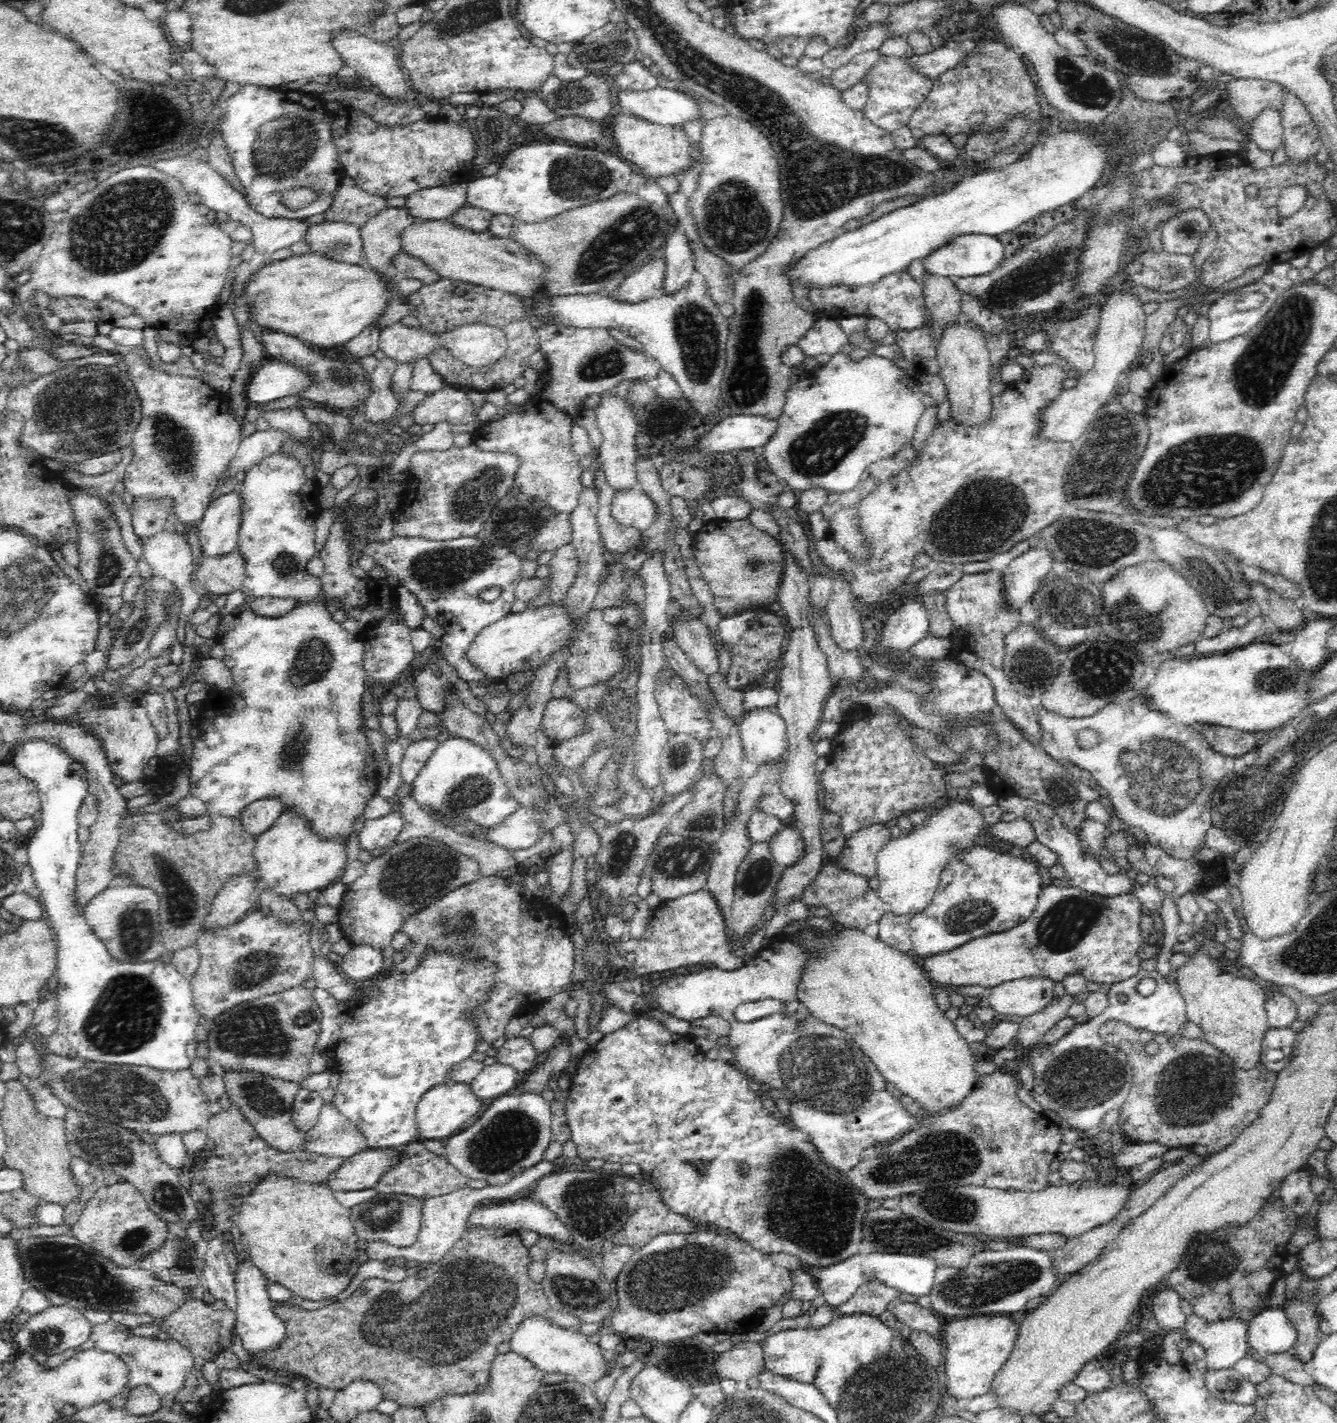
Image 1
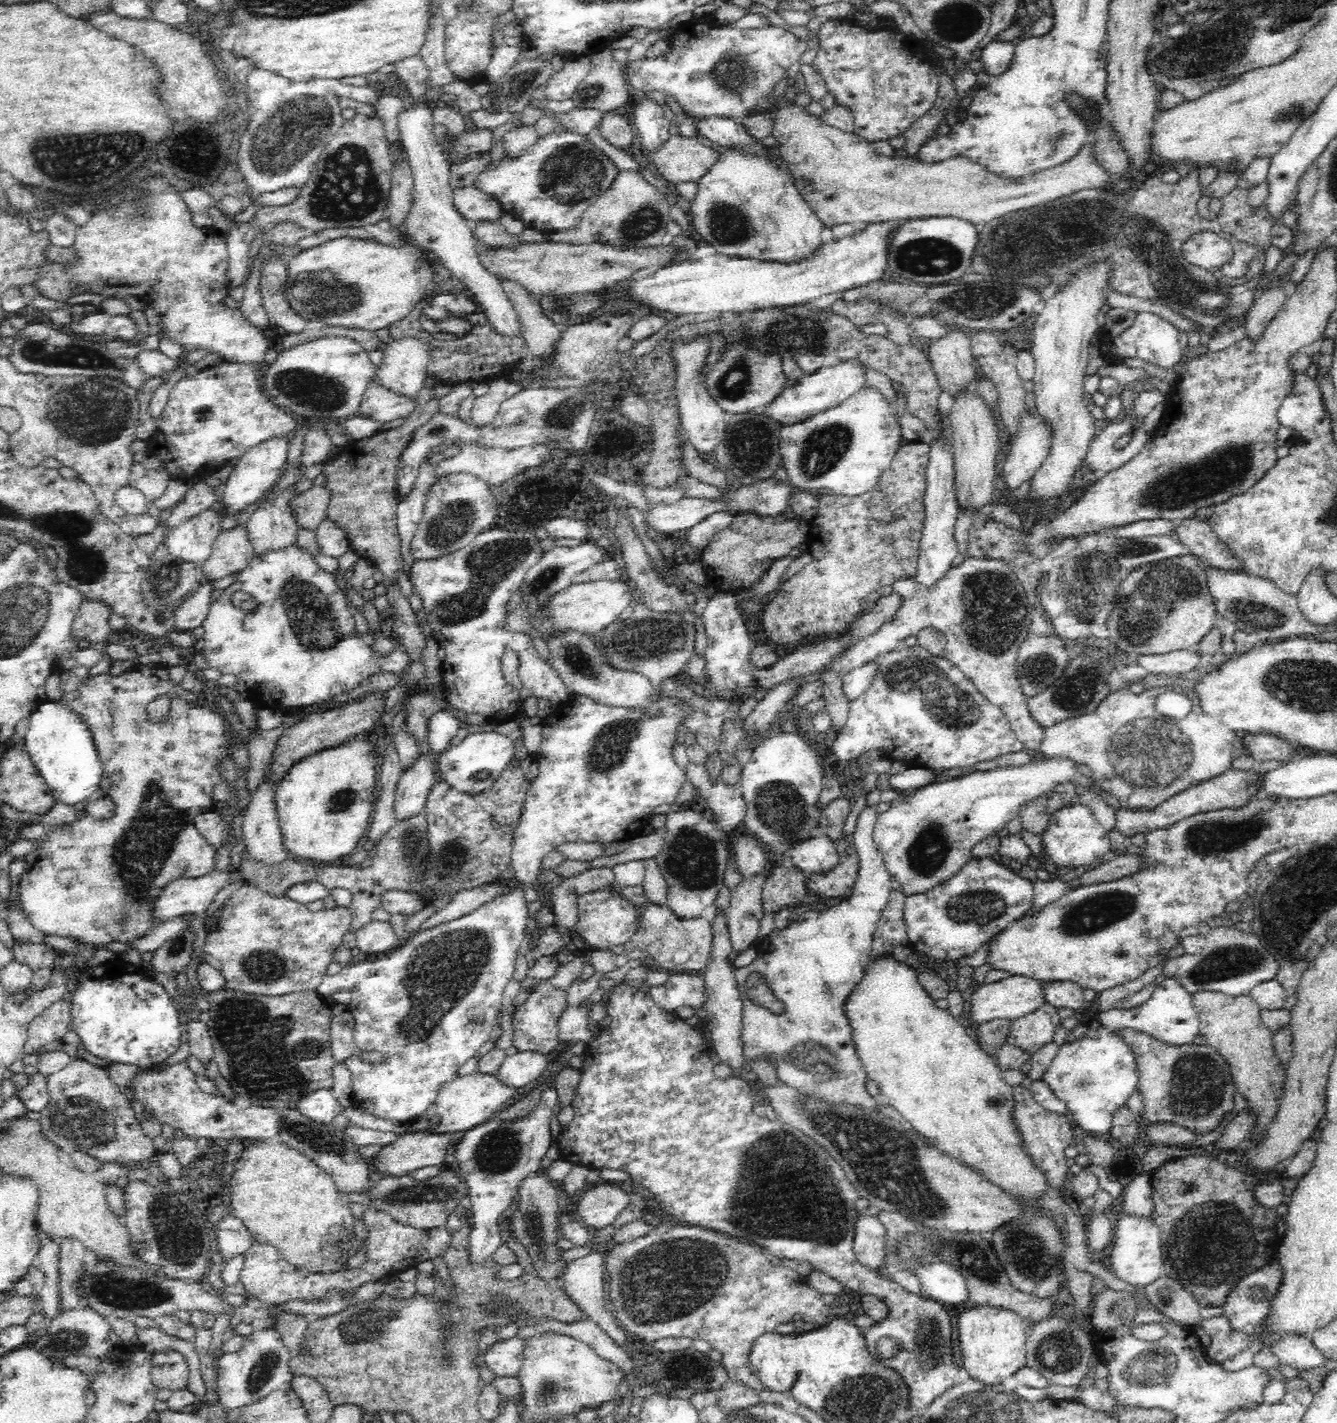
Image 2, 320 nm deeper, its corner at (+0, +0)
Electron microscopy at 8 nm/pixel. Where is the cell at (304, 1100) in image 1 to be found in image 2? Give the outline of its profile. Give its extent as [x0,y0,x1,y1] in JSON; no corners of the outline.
[295,1089,343,1123]

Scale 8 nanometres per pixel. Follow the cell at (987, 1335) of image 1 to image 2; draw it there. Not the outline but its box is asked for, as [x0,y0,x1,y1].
[958,1305,1027,1386]

